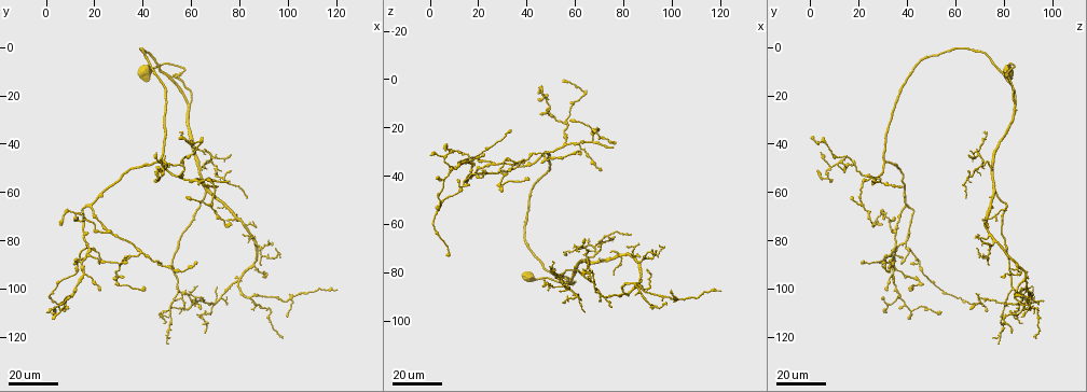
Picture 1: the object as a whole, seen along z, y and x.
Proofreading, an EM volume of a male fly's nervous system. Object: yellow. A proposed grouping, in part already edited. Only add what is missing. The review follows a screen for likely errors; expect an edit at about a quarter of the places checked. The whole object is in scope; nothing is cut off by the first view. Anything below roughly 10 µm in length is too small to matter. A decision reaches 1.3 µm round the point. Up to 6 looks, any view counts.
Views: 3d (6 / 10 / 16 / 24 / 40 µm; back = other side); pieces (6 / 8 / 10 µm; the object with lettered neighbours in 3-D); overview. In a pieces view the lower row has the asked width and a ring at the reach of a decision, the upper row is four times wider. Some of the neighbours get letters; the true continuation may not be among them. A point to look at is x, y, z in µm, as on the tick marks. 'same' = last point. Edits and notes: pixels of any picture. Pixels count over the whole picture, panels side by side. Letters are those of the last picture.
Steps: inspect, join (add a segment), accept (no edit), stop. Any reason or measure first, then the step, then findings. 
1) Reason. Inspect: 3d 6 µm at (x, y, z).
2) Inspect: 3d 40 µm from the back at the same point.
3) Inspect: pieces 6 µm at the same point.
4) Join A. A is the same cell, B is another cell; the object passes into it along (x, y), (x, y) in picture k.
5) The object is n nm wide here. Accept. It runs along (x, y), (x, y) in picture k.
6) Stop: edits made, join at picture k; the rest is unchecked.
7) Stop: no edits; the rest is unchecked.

Tapers out. Inspect: 3d 24 µm at (74, 72, 71).

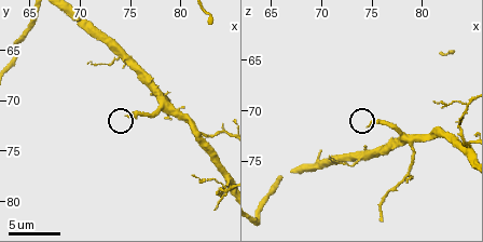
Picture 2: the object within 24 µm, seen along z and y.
Inspect: pieces 10 µm at (74.4, 71.6, 71.6).

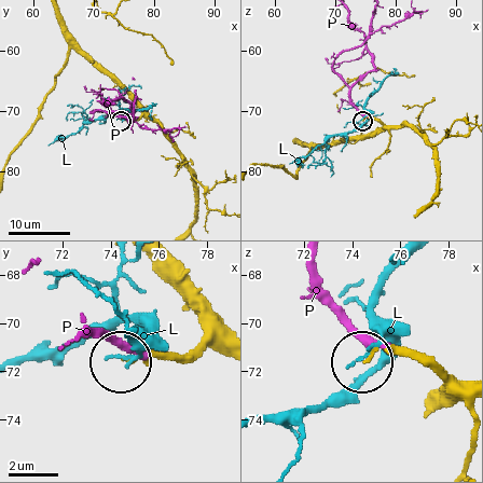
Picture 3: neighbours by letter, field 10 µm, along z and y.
The object is 100 nm wide here. Join P. P is the same cell, L is another cell; the object passes into it along (202, 329), (199, 339), (175, 358), (88, 339) in picture 3; it goes on there.

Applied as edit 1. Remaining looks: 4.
Branch stops here. Inspect: 3d 16 µm at (22, 101, 31).

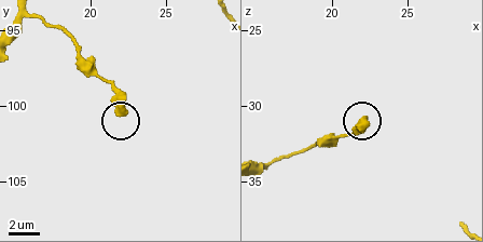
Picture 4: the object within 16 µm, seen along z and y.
Inspect: pieces 8 µm at (22.2, 100.4, 31.2).

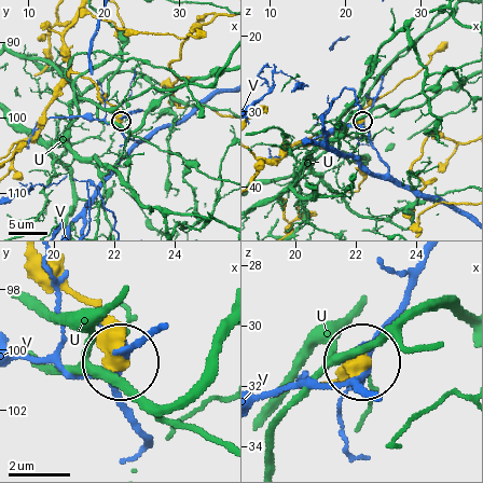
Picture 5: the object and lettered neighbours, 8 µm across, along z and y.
The object is 570 nm wide here. Accept. U and V are other cells; no lettered segment goes on from it.

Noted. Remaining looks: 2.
An open end. Inspect: 3d 24 µm at (46, 50, 14).

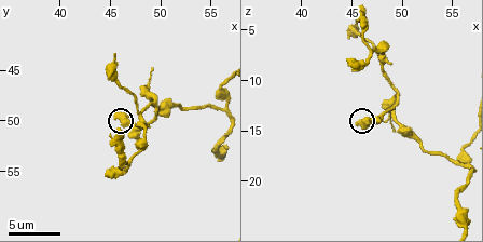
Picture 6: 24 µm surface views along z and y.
See the neighbours. Inspect: pieces 6 µm at (45.4, 49.2, 14.4).

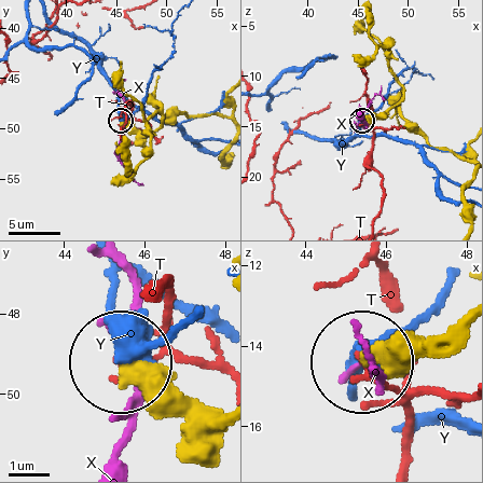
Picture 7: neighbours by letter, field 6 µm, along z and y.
The object is 470 nm wide here. Accept. T, X and Y are other cells; no lettered segment goes on from it.

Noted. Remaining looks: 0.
Stop: edits made, join at picture 3; the rest is unchecked.

